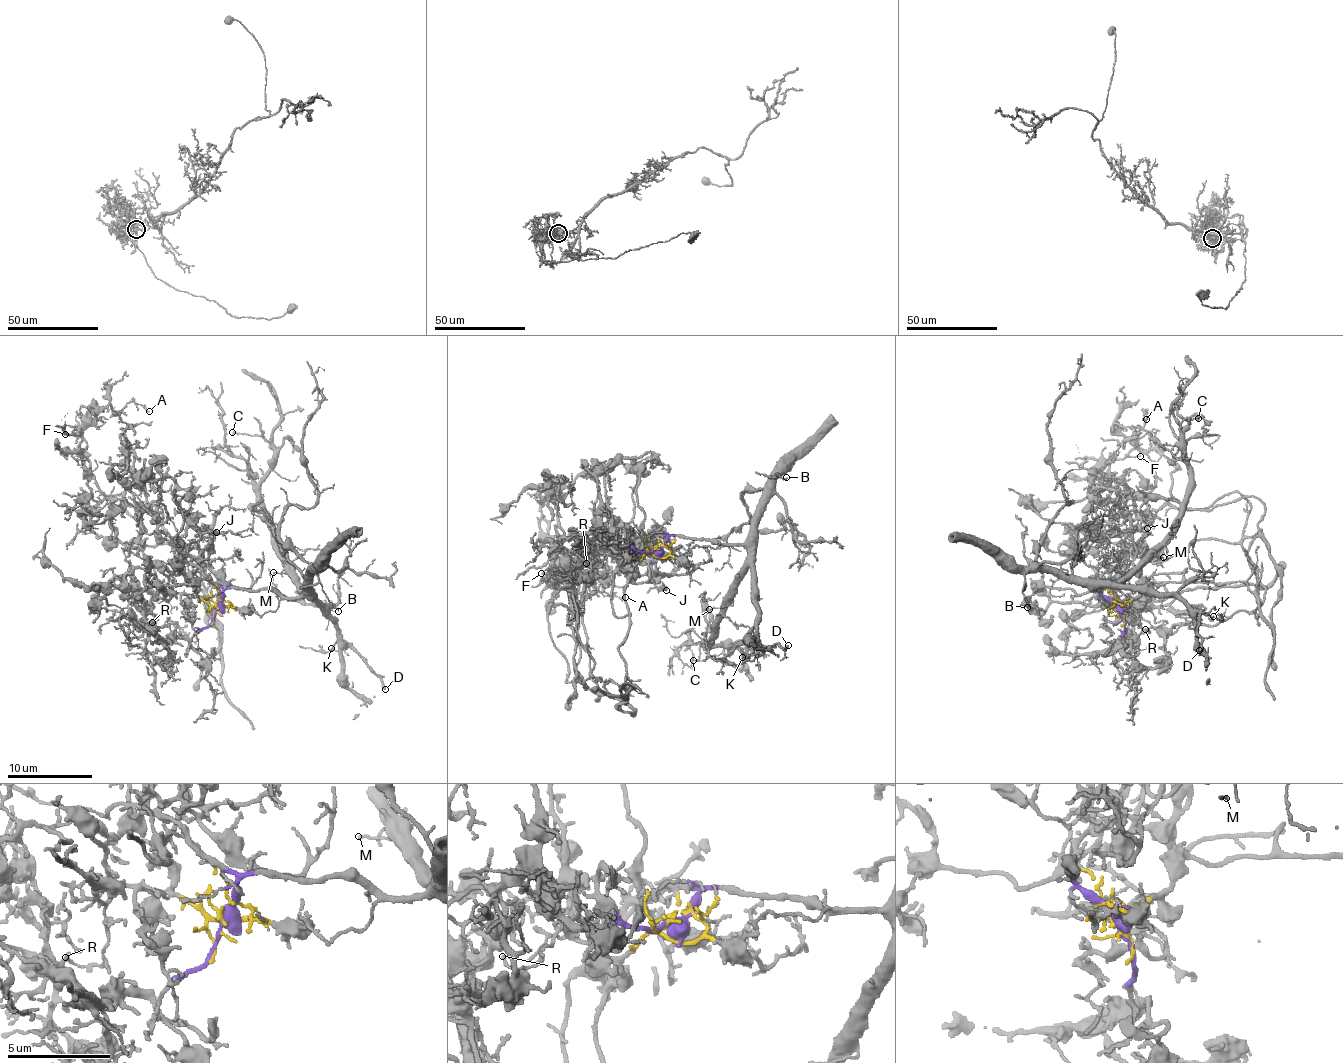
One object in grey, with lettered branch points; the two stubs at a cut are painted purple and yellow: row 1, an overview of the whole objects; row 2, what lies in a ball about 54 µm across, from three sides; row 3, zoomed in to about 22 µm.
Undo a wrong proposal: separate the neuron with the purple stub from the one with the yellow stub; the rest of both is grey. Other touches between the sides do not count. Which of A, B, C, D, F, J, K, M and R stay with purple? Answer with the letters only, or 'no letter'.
B, C, D, K, M

